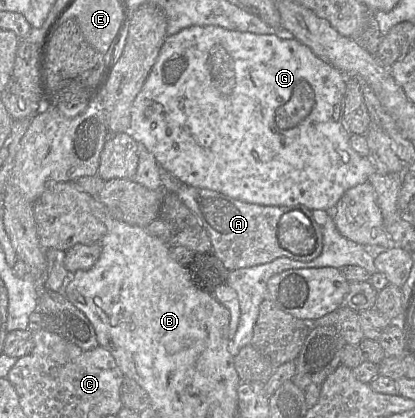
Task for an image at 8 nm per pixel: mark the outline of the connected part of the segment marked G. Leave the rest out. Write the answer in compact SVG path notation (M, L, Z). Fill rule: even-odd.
M194 25L165 38L158 58L132 104L128 134L155 156L161 168L171 172L186 185L217 191L251 204L303 205L311 210L327 211L335 207L348 189L368 181L376 172L373 161L369 157L359 155L349 144L350 133L342 116L346 82L347 77L341 71L323 61L308 46L288 34L256 34L216 25Z

